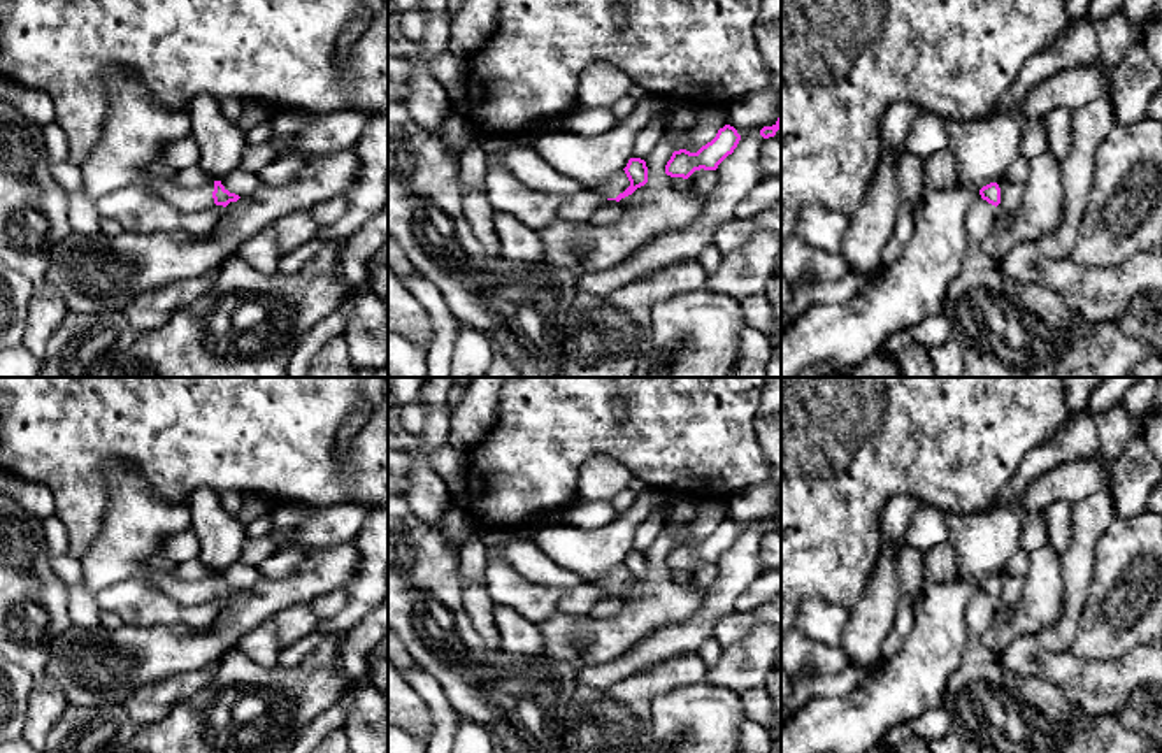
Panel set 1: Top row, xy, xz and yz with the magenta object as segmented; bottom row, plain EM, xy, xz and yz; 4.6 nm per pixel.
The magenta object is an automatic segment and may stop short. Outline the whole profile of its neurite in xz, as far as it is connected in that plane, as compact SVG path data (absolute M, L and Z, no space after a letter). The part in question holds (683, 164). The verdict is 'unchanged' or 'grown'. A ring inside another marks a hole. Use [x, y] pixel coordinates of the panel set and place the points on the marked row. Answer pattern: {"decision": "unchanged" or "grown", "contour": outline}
{"decision": "unchanged", "contour": "M725 125L716 137L702 146L697 153L686 149L674 151L665 165L665 174L671 177L688 179L695 170L716 170L718 165L734 153L741 140L737 130Z"}

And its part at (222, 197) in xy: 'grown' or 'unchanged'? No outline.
grown

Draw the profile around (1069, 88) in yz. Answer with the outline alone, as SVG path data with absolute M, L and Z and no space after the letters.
M1099 61L1060 70L1029 90L1020 100L1022 112L1027 119L1043 119L1058 107L1072 112L1108 86L1111 74L1113 70L1104 70Z

